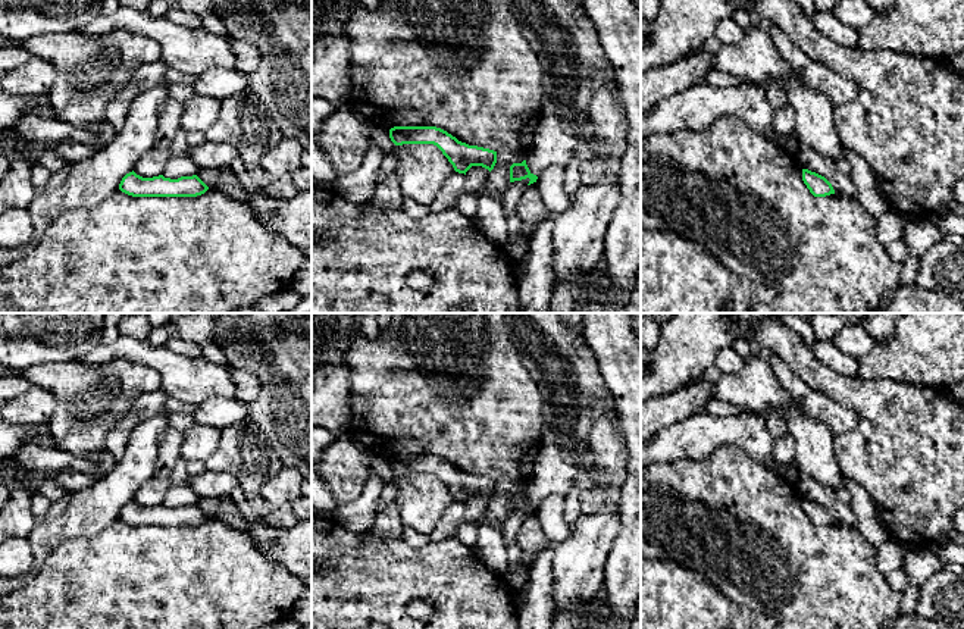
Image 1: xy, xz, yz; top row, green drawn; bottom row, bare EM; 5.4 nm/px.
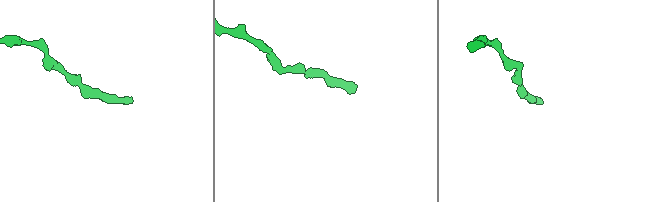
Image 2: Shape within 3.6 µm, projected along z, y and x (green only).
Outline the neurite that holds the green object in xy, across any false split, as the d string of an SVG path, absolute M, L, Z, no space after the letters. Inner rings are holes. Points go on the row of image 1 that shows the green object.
M132 170L122 178L119 190L132 197L197 197L209 187L197 175L178 179L163 175L143 178Z

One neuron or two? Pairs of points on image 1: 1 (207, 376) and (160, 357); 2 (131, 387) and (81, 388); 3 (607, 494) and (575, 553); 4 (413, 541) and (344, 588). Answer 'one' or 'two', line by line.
1: one
2: one
3: one
4: two

